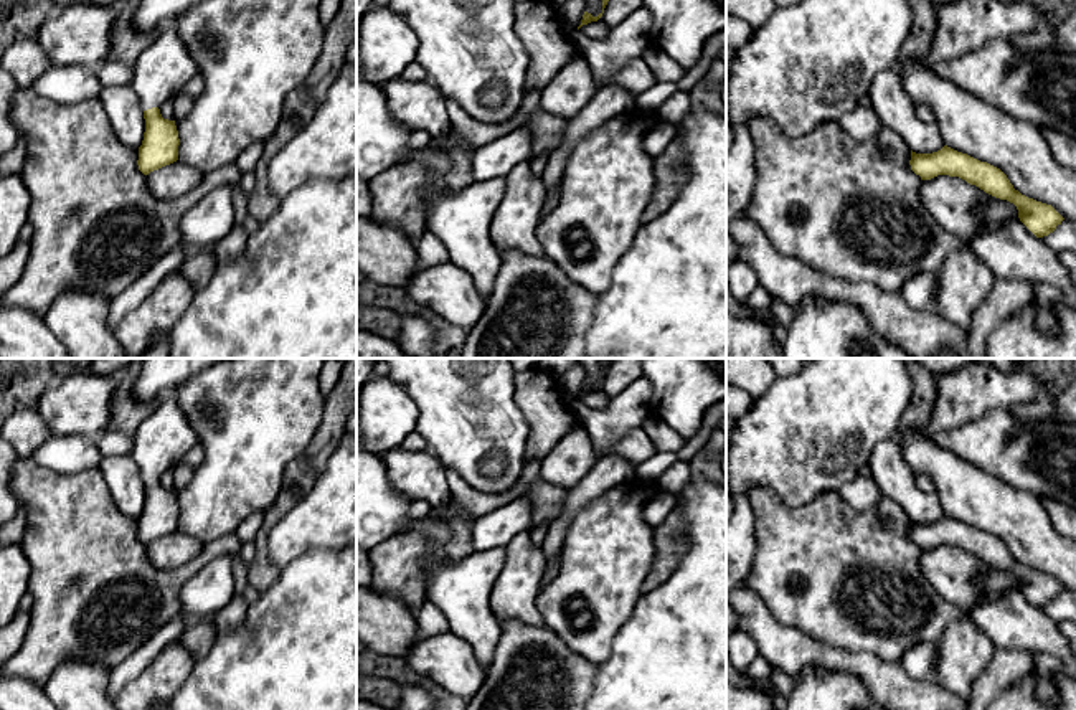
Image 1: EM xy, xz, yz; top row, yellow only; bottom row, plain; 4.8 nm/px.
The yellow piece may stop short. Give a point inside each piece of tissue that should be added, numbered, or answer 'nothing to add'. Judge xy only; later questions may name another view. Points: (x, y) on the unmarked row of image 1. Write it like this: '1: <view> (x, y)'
1: xy (165, 436)

